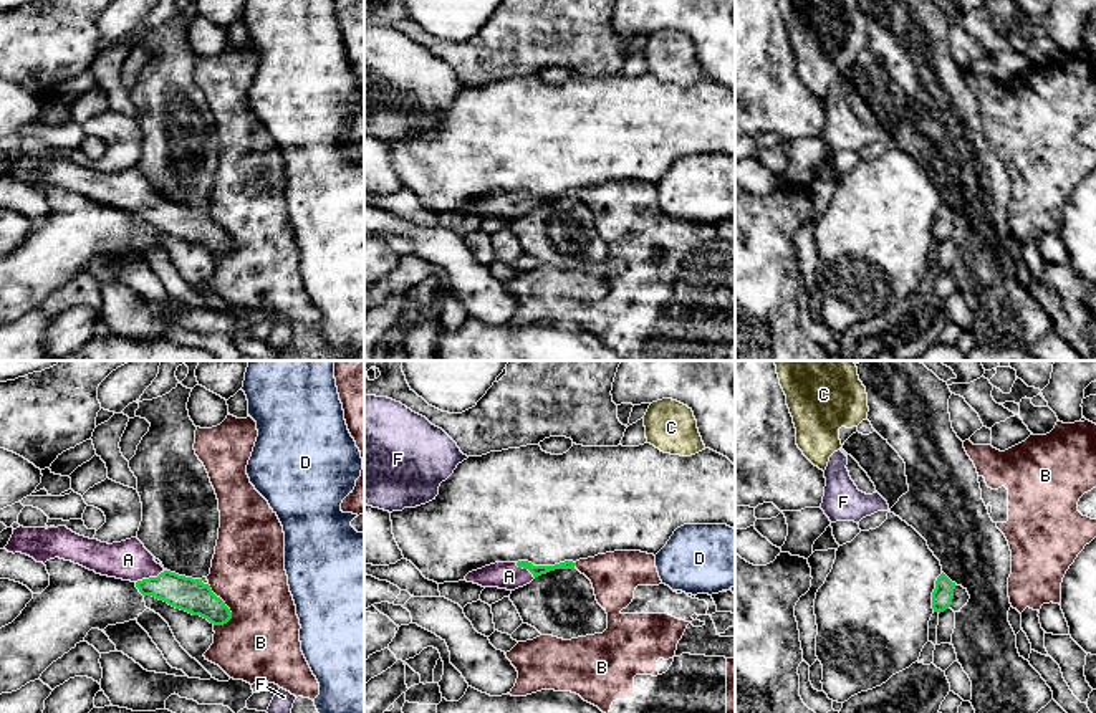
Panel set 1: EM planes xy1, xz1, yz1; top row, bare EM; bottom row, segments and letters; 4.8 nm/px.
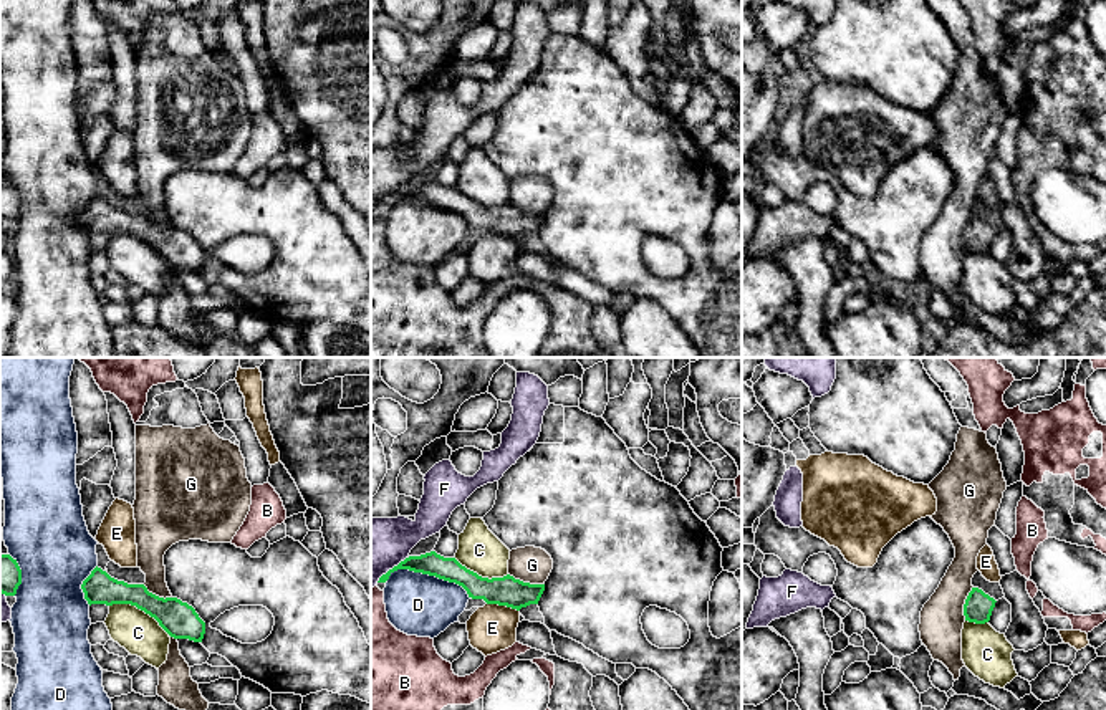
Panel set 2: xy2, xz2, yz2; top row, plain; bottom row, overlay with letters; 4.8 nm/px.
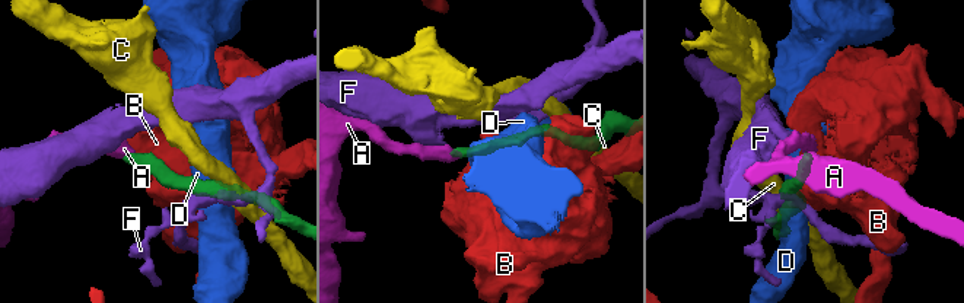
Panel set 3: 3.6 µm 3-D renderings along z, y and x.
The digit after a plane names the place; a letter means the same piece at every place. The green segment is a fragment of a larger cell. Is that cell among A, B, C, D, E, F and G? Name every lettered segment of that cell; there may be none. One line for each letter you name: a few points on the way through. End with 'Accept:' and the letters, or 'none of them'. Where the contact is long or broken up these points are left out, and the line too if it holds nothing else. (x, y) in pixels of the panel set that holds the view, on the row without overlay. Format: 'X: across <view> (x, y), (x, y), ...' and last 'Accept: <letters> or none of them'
A: across xy1 (192, 225), (149, 207), (128, 189)
Accept: A

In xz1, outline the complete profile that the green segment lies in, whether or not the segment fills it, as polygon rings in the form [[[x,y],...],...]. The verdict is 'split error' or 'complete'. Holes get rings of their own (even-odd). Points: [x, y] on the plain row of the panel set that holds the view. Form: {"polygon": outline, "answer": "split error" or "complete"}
{"polygon": [[[528,190],[518,192],[495,192],[482,199],[472,200],[464,210],[478,213],[482,217],[498,217],[515,220],[530,213],[535,207],[555,199],[574,199],[576,192],[565,190],[555,195],[533,195]]], "answer": "split error"}

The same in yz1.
{"polygon": [[[944,202],[935,210],[935,218],[932,222],[932,238],[934,242],[944,242],[952,235],[955,212],[952,212]]], "answer": "complete"}

